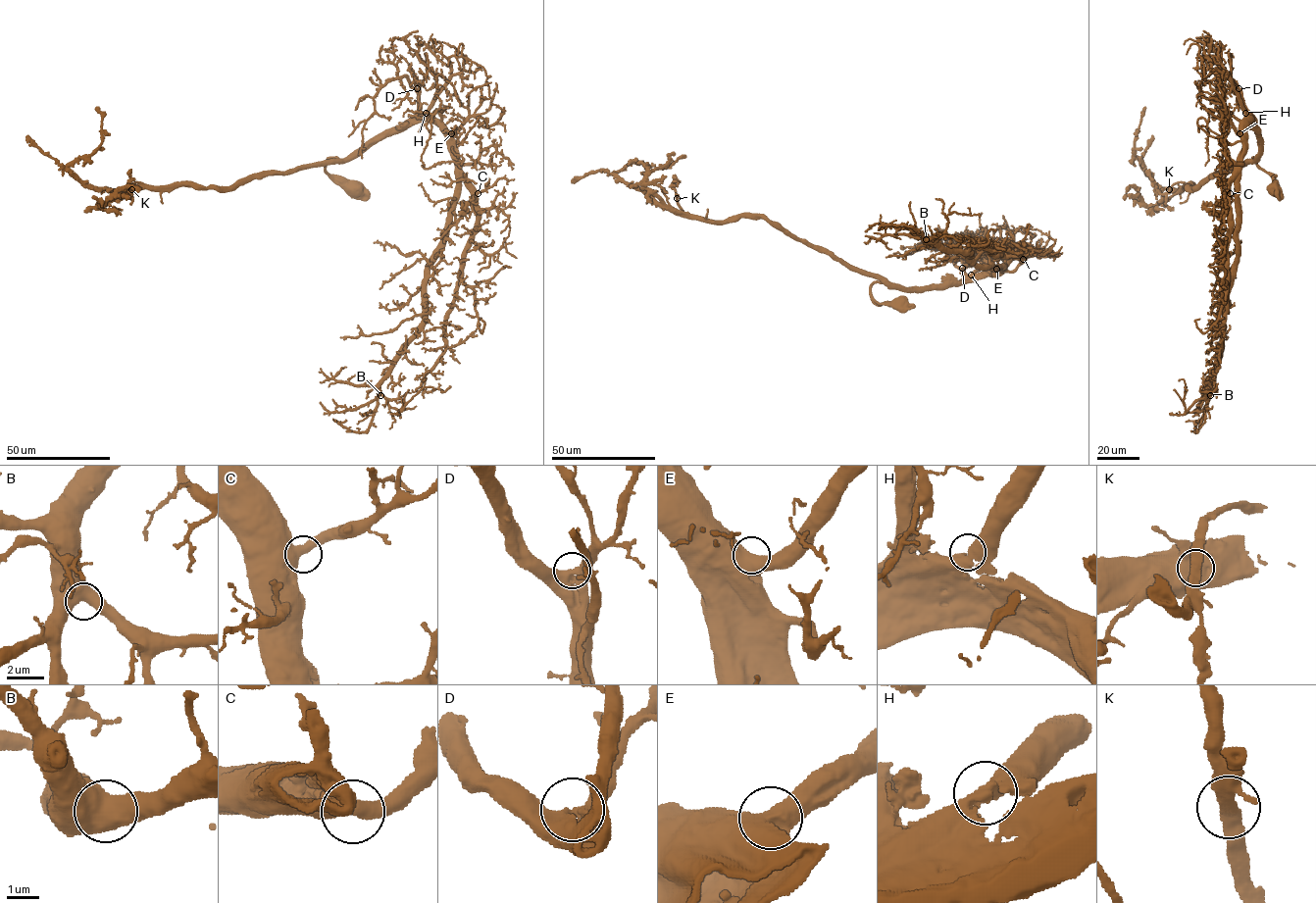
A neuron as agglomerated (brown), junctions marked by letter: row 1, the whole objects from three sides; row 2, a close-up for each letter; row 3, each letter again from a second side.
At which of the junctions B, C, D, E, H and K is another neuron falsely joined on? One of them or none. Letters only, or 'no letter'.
no letter

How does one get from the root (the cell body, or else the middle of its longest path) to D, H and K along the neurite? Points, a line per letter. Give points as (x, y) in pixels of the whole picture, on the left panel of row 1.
D: (459, 169), (459, 157), (444, 131), (419, 113), (417, 88)
H: (459, 169), (459, 157), (444, 131), (426, 113)
K: (459, 169), (444, 131), (416, 121), (385, 130), (348, 158), (265, 172), (228, 187), (134, 182), (131, 189)

